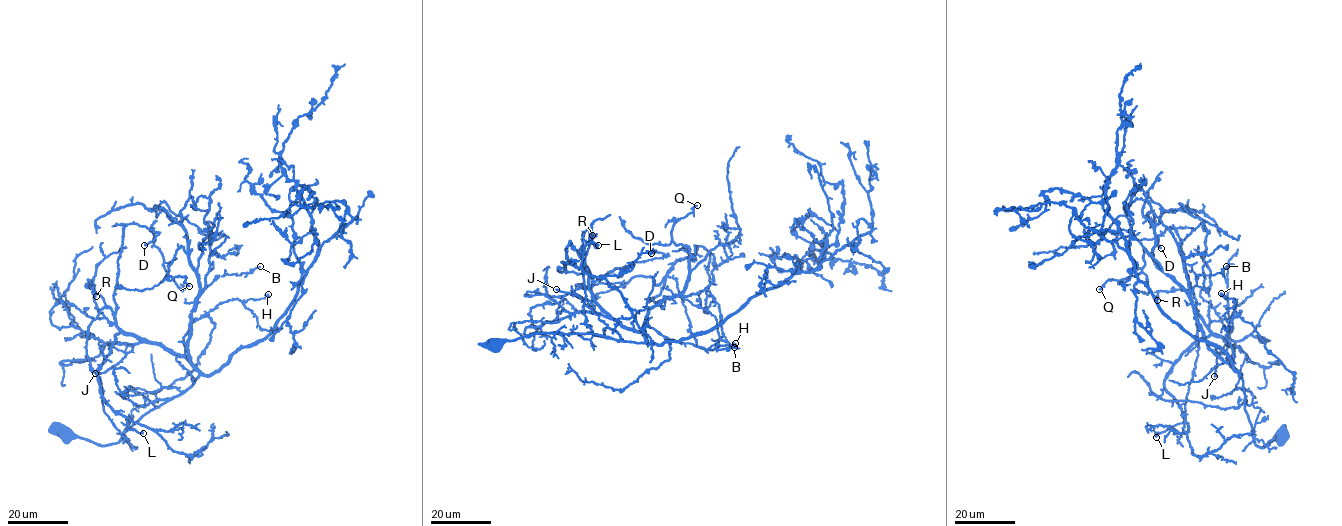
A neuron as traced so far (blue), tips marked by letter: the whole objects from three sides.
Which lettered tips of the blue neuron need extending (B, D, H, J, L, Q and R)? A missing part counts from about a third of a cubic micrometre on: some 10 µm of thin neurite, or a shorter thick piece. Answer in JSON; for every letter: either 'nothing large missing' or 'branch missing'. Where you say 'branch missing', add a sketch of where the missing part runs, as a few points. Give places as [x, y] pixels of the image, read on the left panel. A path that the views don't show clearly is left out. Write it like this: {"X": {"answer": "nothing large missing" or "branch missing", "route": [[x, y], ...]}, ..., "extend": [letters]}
{"B": {"answer": "nothing large missing"}, "D": {"answer": "nothing large missing"}, "H": {"answer": "nothing large missing"}, "J": {"answer": "branch missing"}, "L": {"answer": "nothing large missing"}, "Q": {"answer": "nothing large missing"}, "R": {"answer": "nothing large missing"}, "extend": ["J"]}

